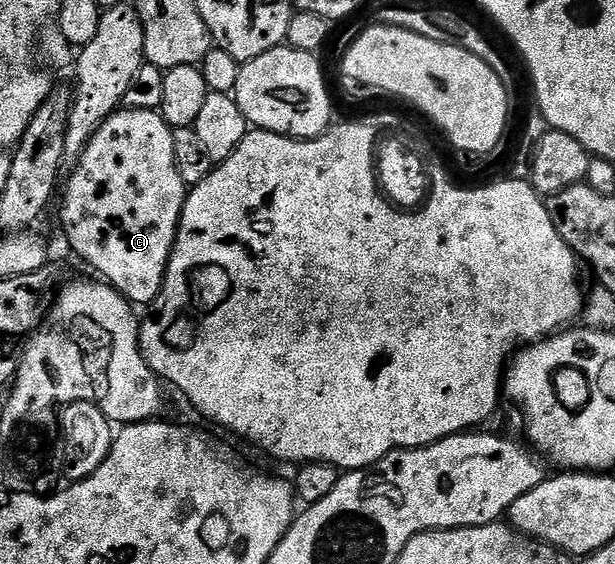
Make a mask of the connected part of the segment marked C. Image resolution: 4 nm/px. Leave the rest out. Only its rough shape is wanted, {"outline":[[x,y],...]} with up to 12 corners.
{"outline":[[121,108],[63,184],[68,245],[133,306],[186,187],[159,112]]}

